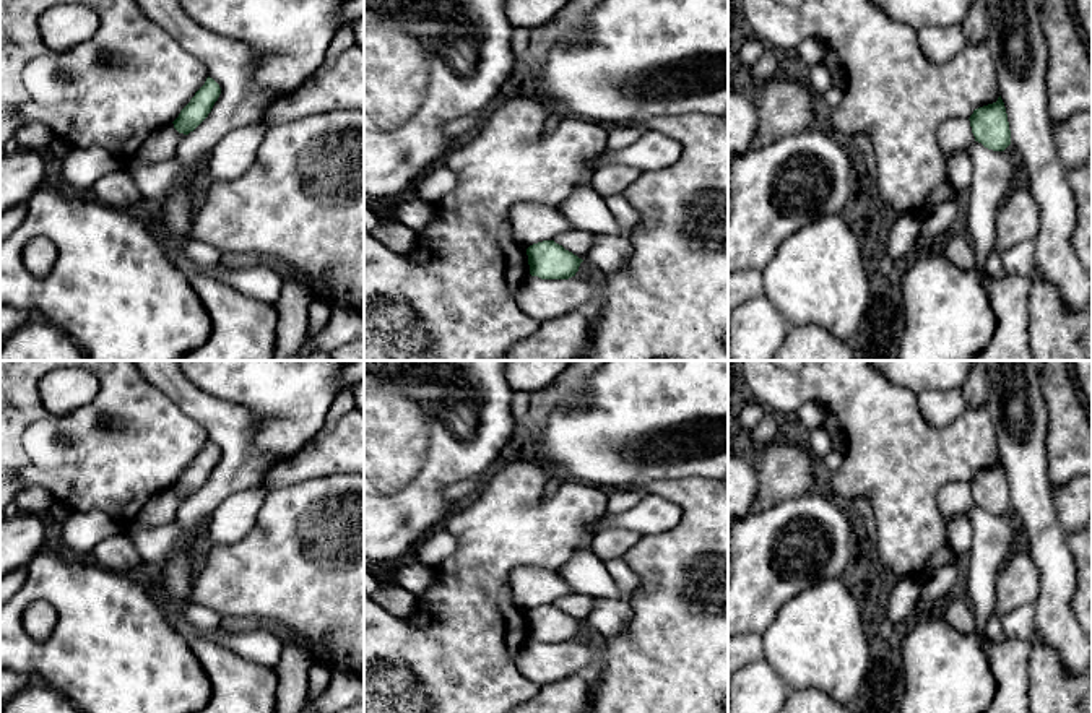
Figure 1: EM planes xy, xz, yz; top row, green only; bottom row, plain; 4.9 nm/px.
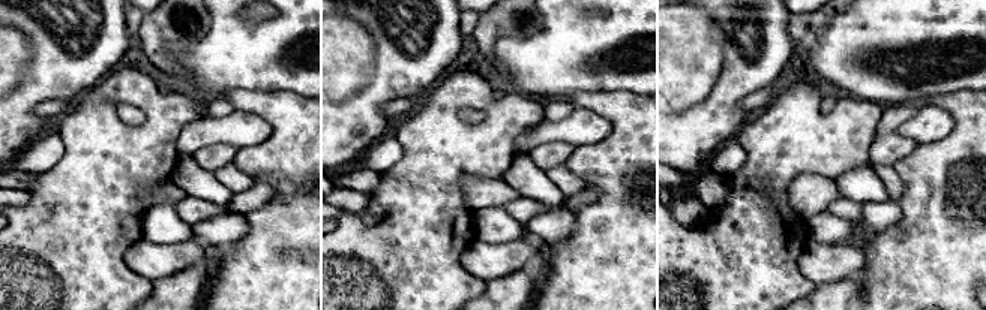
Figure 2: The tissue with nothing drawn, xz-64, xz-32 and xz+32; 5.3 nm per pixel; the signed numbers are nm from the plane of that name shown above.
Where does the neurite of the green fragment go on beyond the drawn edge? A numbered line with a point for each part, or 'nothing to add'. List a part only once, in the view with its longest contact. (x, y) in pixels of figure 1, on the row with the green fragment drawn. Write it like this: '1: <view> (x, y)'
nothing to add

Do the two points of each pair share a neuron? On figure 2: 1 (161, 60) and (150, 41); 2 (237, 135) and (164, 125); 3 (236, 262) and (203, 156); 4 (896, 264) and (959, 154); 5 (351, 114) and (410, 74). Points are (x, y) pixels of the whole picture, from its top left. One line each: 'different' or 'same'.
1: same
2: different
3: different
4: same
5: same

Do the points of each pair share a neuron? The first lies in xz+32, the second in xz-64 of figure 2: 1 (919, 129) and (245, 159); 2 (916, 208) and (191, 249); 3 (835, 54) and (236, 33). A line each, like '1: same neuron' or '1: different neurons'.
1: different neurons
2: different neurons
3: same neuron

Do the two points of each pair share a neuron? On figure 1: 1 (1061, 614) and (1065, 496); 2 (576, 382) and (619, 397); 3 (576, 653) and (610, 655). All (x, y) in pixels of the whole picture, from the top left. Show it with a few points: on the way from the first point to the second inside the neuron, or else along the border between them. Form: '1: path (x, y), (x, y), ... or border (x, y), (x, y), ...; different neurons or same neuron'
1: border (1053, 491), (1055, 515), (1066, 533); different neurons
2: border (590, 377), (576, 403), (556, 408); different neurons
3: border (592, 645), (595, 660), (587, 673); different neurons

